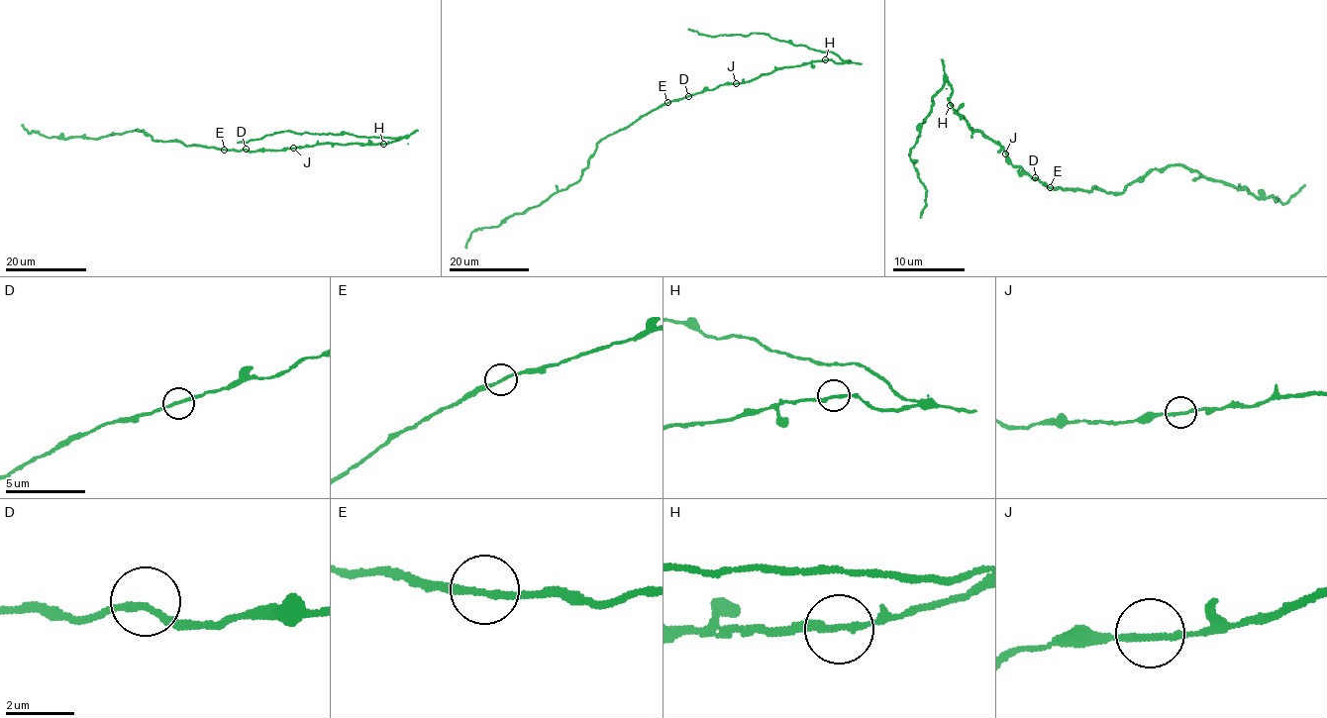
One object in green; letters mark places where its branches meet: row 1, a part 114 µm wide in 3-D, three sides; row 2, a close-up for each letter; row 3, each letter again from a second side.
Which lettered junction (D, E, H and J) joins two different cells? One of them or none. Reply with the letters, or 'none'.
H

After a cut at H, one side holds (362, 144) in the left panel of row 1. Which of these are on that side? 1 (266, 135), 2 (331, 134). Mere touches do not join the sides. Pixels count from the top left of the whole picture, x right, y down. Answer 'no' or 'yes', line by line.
1: no
2: no

